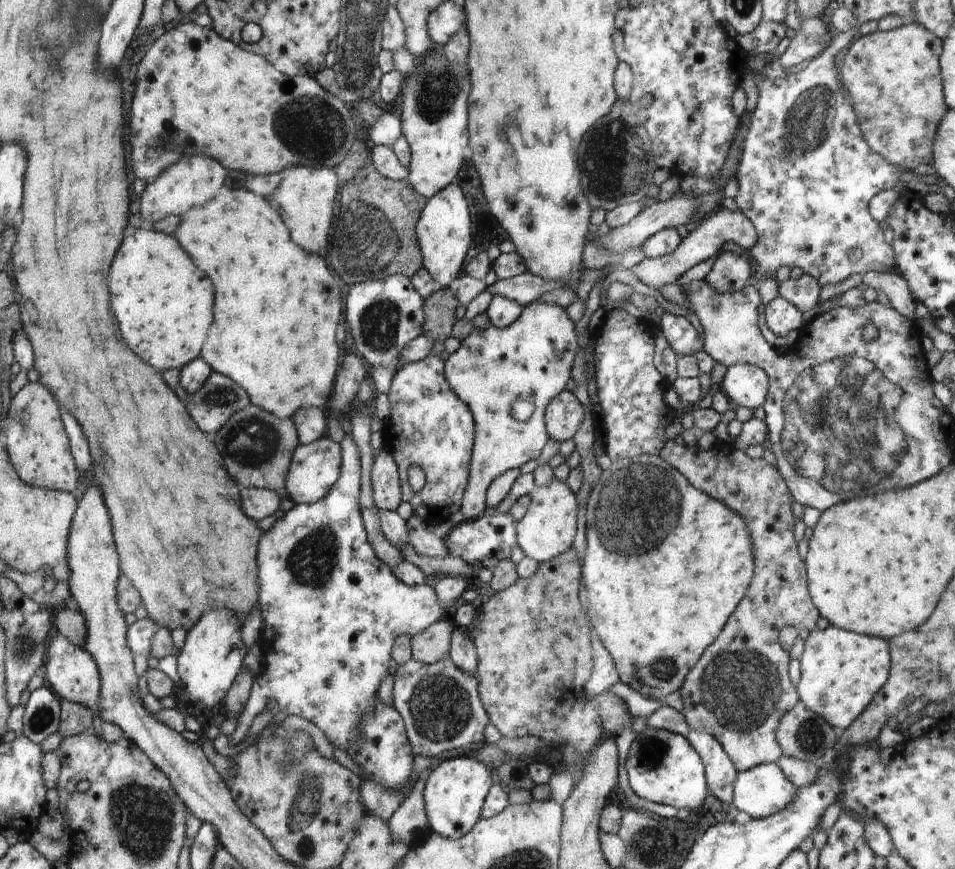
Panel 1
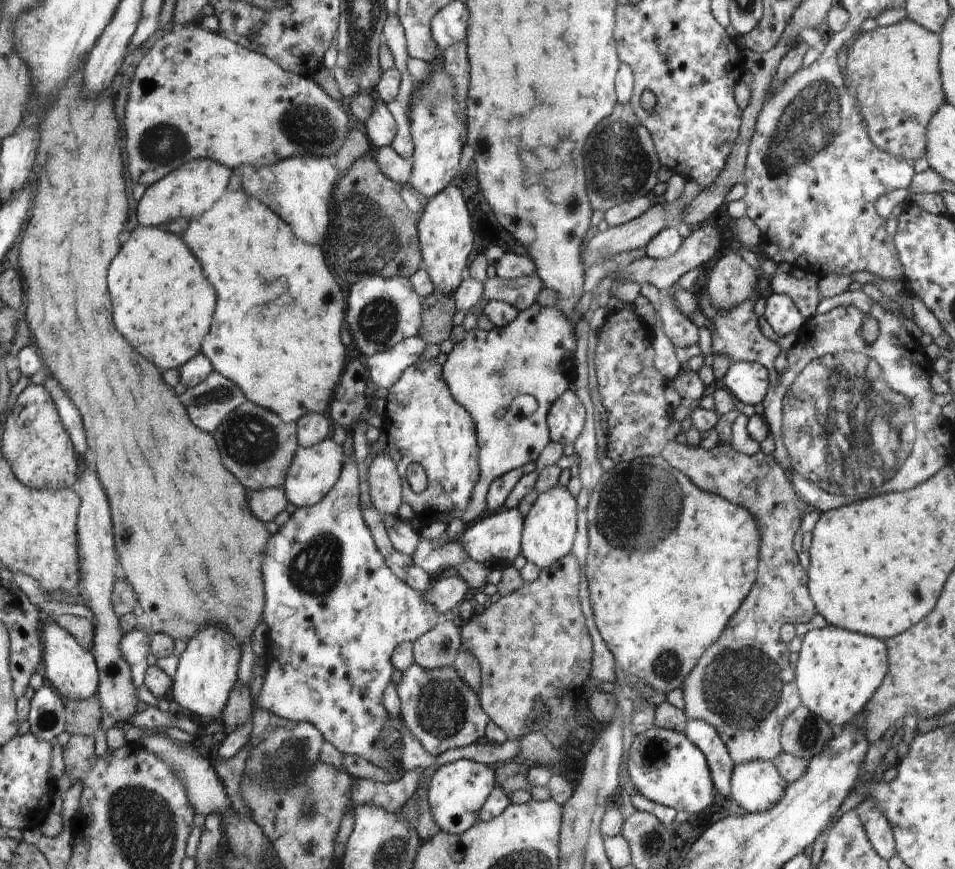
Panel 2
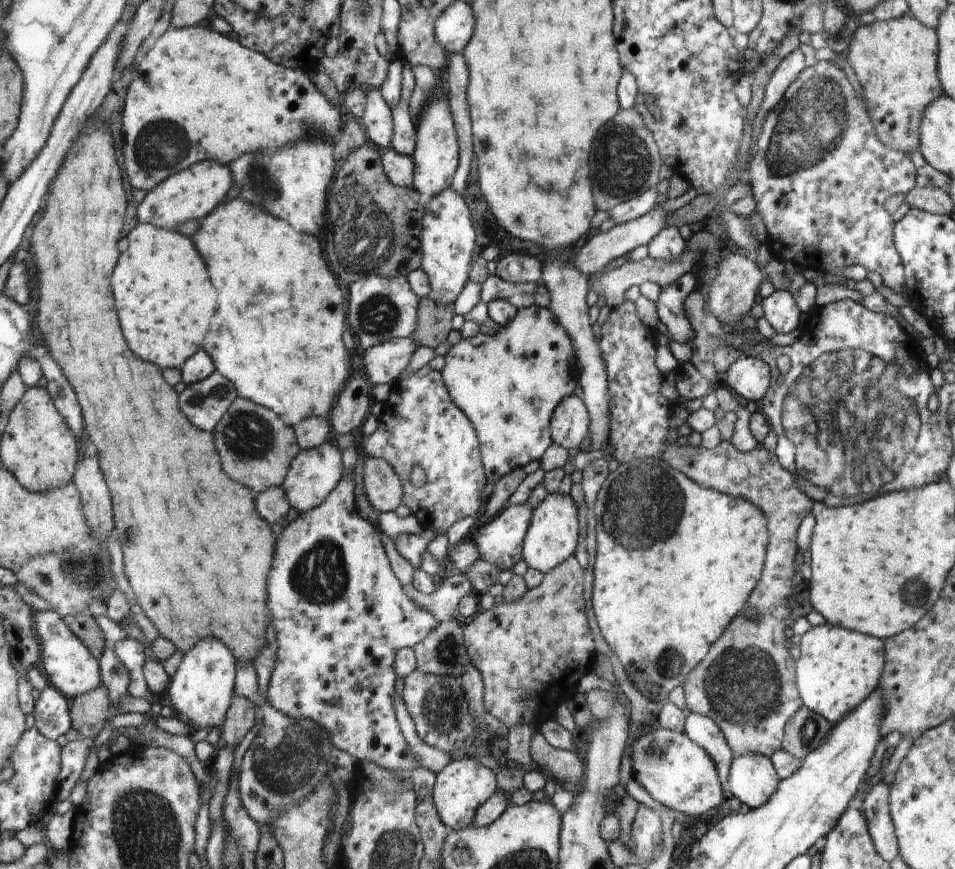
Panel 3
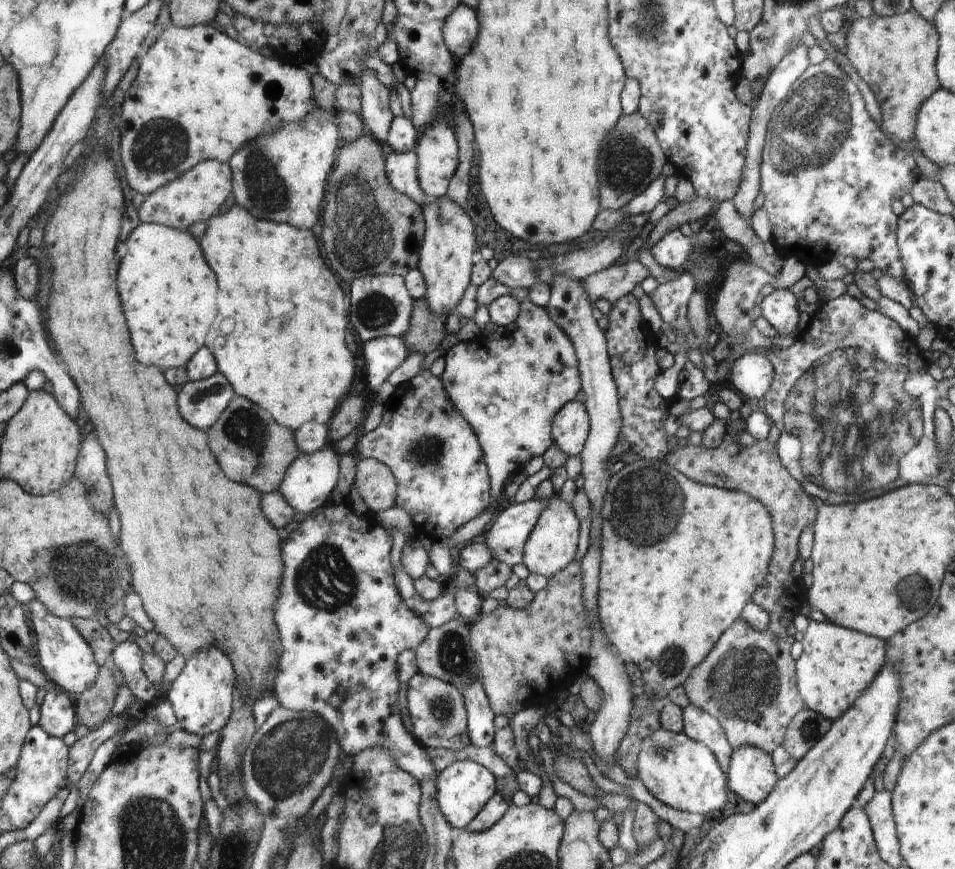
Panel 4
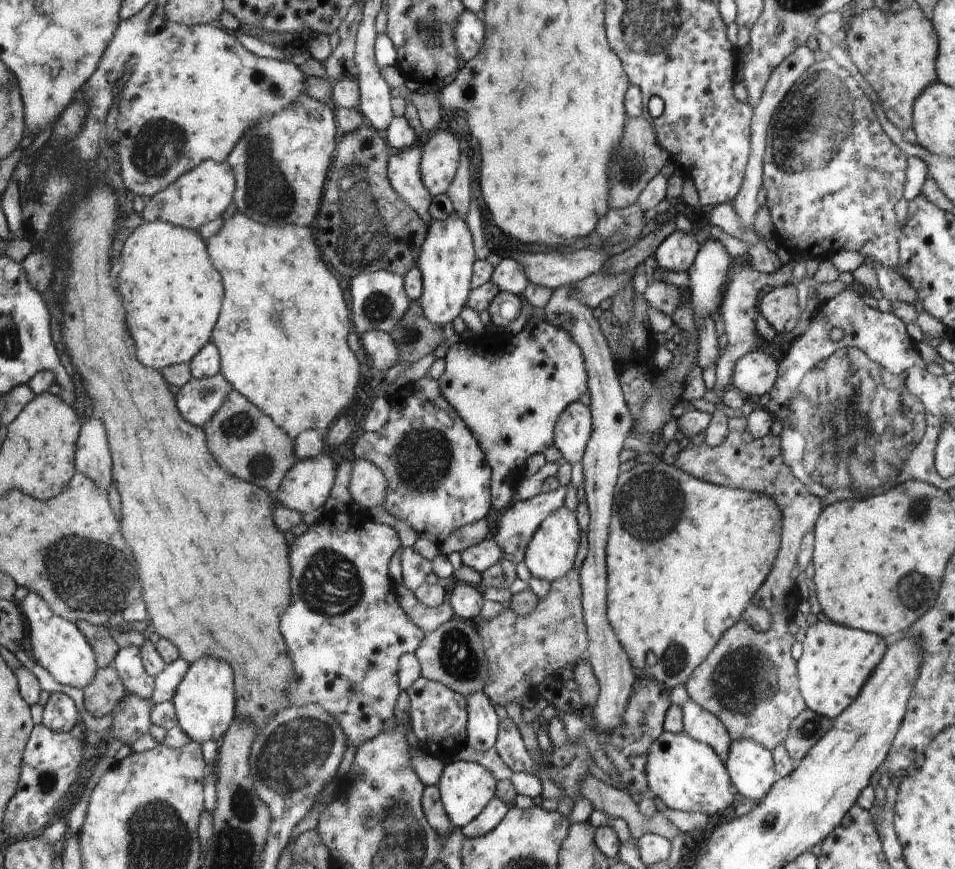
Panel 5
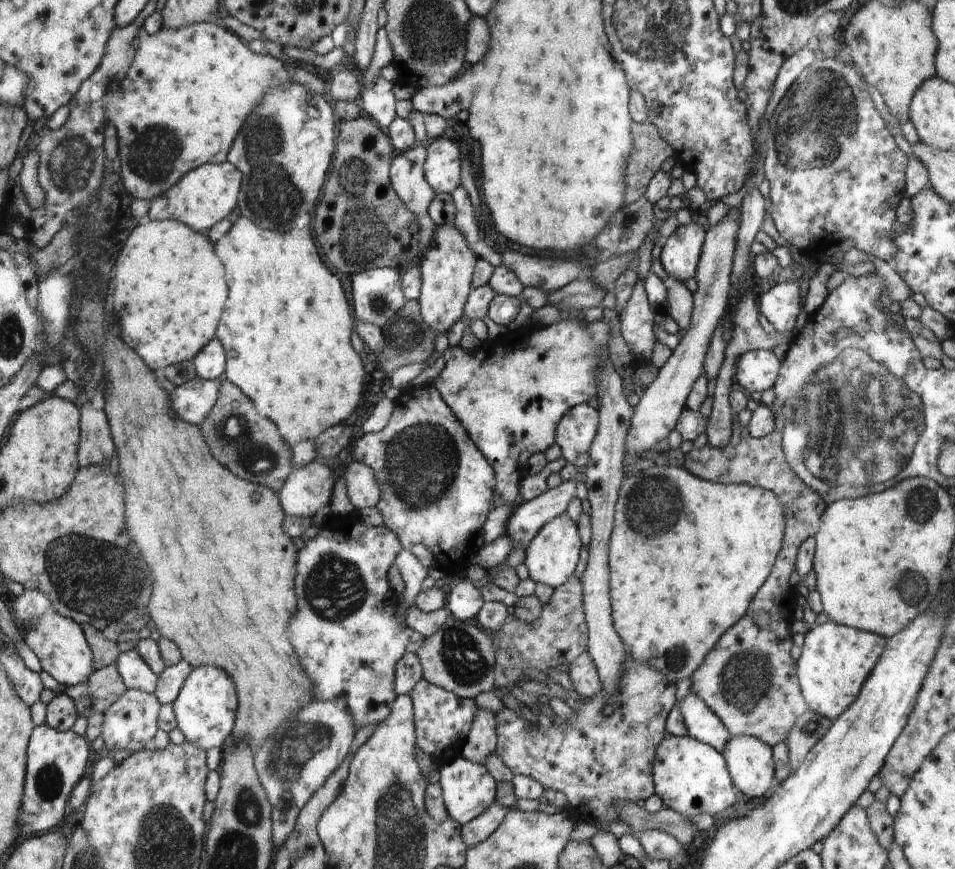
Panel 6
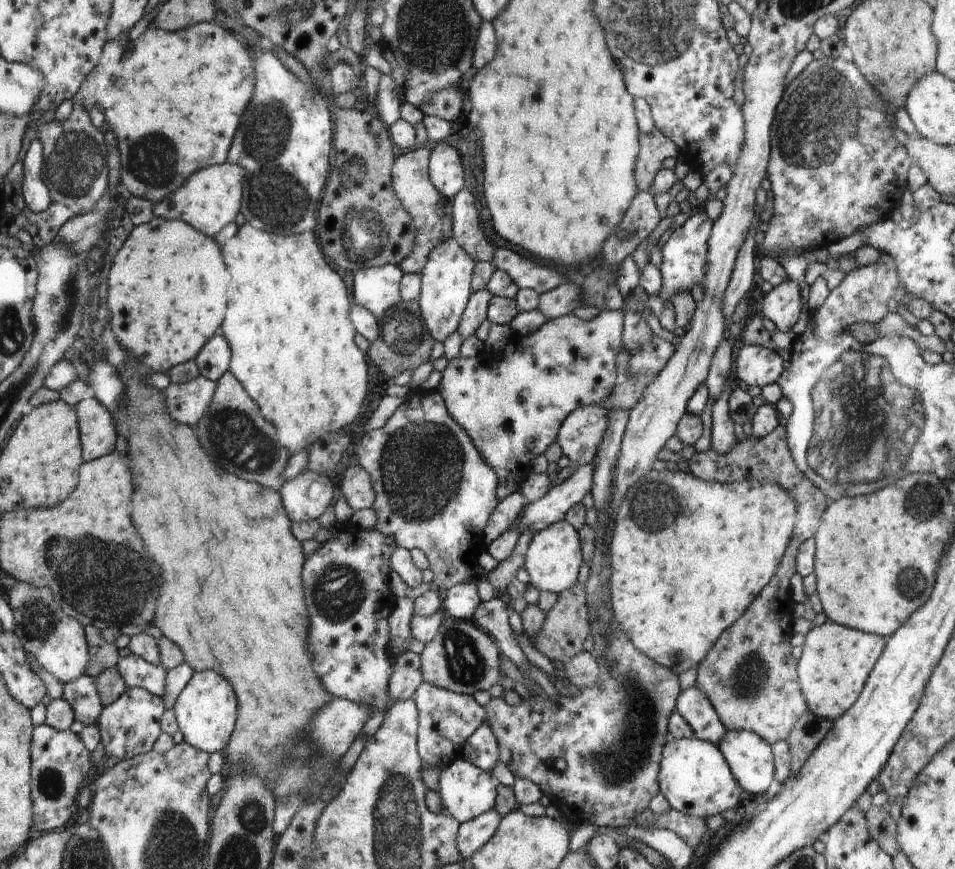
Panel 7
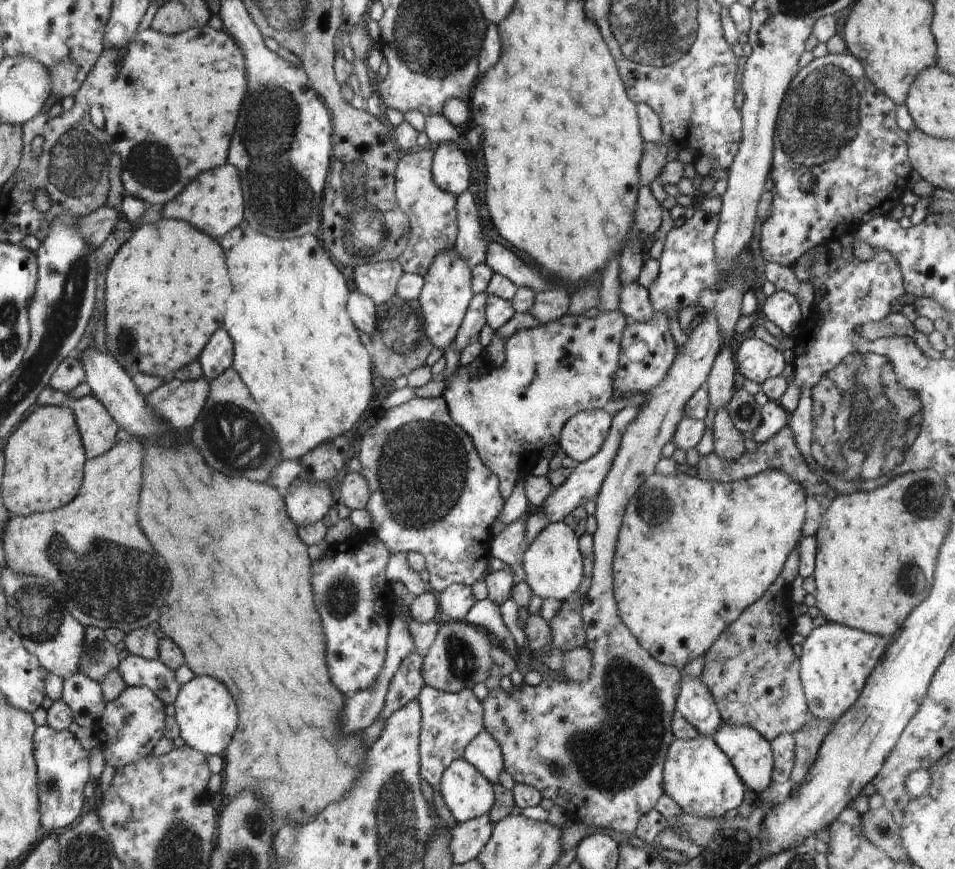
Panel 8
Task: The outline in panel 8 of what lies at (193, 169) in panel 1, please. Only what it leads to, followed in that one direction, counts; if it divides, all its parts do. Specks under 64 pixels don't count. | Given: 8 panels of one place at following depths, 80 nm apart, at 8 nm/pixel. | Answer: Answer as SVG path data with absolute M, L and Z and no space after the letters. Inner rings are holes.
M230 162L222 167L204 171L175 199L163 204L161 216L165 219L183 220L195 226L208 236L222 239L222 236L242 222L243 190L238 169Z

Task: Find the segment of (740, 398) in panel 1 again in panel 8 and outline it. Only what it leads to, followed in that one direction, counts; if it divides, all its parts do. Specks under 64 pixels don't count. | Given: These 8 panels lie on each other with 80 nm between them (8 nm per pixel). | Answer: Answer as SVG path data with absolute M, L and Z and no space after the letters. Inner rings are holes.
M754 336L742 340L734 348L738 370L752 382L762 384L769 378L779 377L786 368L782 351Z

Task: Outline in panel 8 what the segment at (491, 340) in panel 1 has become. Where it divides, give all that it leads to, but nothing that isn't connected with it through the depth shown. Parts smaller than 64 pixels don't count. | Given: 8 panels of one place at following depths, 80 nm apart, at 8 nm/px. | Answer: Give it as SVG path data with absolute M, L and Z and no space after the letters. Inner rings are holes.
M620 310L602 311L595 318L566 313L548 324L516 330L507 337L506 360L500 367L486 366L481 375L473 377L465 371L466 366L460 364L446 378L441 395L447 401L451 417L474 441L477 453L484 456L483 463L488 464L488 468L499 477L501 495L505 500L512 494L516 480L520 478L524 448L558 445L568 420L582 411L603 409L613 398L618 356L622 348L622 331L626 328L627 320Z

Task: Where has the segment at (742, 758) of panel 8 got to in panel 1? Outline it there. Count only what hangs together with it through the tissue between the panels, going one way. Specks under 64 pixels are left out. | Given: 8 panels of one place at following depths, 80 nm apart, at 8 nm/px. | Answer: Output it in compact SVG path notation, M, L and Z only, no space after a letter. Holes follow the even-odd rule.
M776 763L739 772L734 781L733 804L752 819L781 813L797 797L797 788Z

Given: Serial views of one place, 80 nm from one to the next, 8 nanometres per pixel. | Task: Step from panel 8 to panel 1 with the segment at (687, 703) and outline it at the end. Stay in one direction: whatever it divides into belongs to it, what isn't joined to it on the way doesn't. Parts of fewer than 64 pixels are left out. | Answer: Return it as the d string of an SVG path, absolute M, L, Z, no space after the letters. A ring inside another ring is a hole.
M690 729L687 739L703 759L707 785L716 800L732 803L734 781L739 772L723 746L711 734L702 731Z

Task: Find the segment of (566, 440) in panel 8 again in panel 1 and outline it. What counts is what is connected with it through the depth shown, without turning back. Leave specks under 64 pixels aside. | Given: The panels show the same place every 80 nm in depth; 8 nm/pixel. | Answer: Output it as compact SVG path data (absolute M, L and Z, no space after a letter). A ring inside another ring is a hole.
M571 391L564 392L552 408L548 408L547 432L552 432L552 438L559 443L574 438L574 432L578 430L580 420L584 420L584 408L576 400Z

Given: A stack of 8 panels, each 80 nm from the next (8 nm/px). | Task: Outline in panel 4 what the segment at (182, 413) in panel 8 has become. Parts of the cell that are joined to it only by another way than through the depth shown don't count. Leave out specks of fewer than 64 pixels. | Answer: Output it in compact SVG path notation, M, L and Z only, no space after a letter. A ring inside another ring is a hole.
M219 370L207 379L187 381L180 390L180 412L188 416L188 424L210 428L230 406L236 396L231 381Z

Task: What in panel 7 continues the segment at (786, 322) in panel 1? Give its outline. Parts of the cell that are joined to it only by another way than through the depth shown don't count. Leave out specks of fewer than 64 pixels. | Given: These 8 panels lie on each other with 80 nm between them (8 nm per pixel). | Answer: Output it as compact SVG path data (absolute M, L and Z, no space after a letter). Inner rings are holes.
M791 279L772 288L762 300L762 314L782 333L786 333L786 330L790 330L798 322L800 312L800 290L798 284Z

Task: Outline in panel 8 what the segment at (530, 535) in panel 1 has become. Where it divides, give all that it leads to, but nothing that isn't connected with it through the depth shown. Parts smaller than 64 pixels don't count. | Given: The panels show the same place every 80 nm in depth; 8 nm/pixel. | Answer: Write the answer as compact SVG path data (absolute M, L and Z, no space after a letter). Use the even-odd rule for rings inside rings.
M564 521L548 523L523 554L526 582L533 594L560 602L574 595L579 590L582 576L585 575L582 570L583 554L580 551L578 537Z

